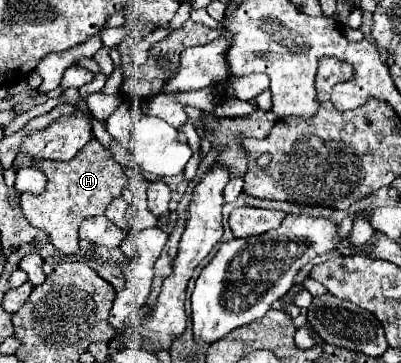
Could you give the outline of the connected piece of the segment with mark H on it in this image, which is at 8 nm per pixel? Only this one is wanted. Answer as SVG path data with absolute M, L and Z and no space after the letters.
M92 138L92 144L88 148L82 148L74 160L68 162L52 162L52 160L34 160L34 168L44 172L48 184L42 194L30 194L24 192L22 198L22 212L28 218L28 222L40 230L44 230L52 244L62 254L76 254L78 252L78 228L86 218L104 214L106 206L112 202L112 198L122 194L124 184L128 184L128 178L120 164L112 160L110 150L106 150L98 138Z

